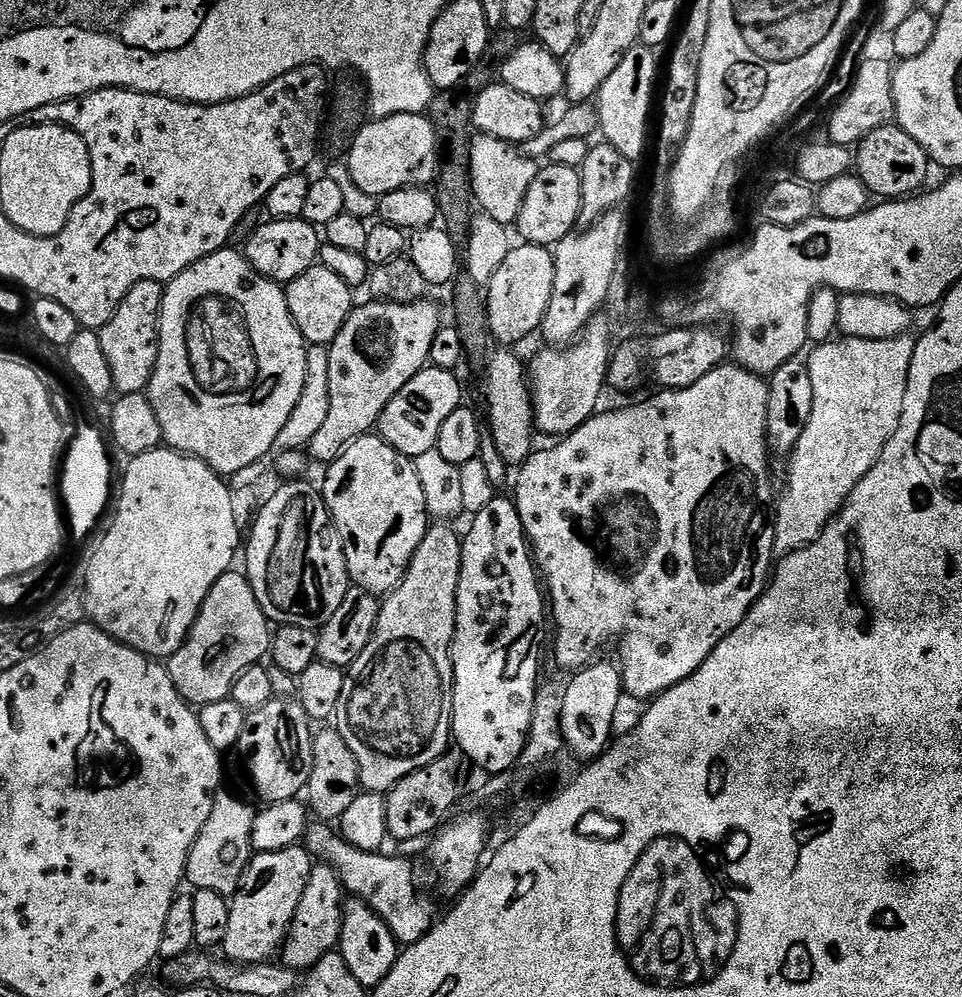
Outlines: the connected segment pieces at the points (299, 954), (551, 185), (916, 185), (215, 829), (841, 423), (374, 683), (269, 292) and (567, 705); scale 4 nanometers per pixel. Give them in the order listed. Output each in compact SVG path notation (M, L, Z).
M317 863L312 869L312 877L308 880L294 922L284 938L282 963L285 968L295 968L297 973L304 974L309 968L313 968L323 956L337 951L342 934L345 903L346 893L338 874L329 864Z
M545 163L534 182L530 182L530 190L526 190L522 210L518 210L515 231L520 231L519 239L525 244L555 246L562 238L573 235L580 218L581 206L582 184L579 171L570 166Z
M889 122L878 130L866 134L866 138L855 145L854 172L868 188L873 197L885 201L899 200L919 193L925 187L924 179L928 176L930 161L926 150L906 134L895 123Z
M221 790L217 792L214 798L214 810L210 810L210 818L206 818L206 826L202 826L202 831L198 838L194 838L194 846L190 846L188 851L188 861L184 875L187 883L193 889L214 890L218 894L229 898L235 896L240 889L240 880L244 876L244 871L248 869L248 862L252 859L252 827L257 809L251 808L240 796L235 796L232 792Z
M912 334L889 340L846 336L815 345L813 352L807 353L814 406L802 438L798 438L786 460L788 485L774 512L777 553L794 552L817 540L828 521L846 503L854 486L876 465L902 418L916 341Z
M436 522L429 527L428 533L422 538L406 574L402 578L400 585L394 591L387 593L383 597L378 614L378 622L370 642L366 642L366 650L358 654L358 658L347 668L344 674L344 685L342 686L342 698L338 698L338 710L334 717L335 731L350 746L354 758L358 762L360 771L360 787L365 792L378 792L387 794L402 778L430 766L445 752L449 751L450 741L452 740L452 639L456 633L456 587L460 577L460 567L462 566L462 550L464 545L461 537L456 536L456 532L444 522Z
M225 246L219 252L194 262L194 266L190 266L182 274L167 281L160 307L158 362L154 366L154 374L148 383L146 395L150 406L154 406L154 414L158 414L158 426L162 426L164 435L163 443L174 452L206 462L206 466L210 466L210 470L217 472L221 478L230 478L245 466L265 459L272 452L274 438L278 438L282 426L290 422L290 414L294 414L294 406L298 406L298 398L302 398L302 390L306 386L306 354L309 345L302 338L290 314L284 294L285 289L281 285L274 280L266 279L265 276L260 276L258 270L248 265L248 258L243 251L236 249L235 252L232 246Z
M601 659L599 662L589 663L579 669L576 676L568 684L568 689L563 689L562 699L559 701L558 709L558 731L565 741L580 740L580 756L584 762L591 762L608 747L613 739L612 727L616 724L616 711L620 708L620 696L622 697L622 681L619 667L608 660Z

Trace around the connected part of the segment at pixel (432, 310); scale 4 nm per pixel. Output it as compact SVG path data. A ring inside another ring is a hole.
M373 299L372 304L353 307L346 318L342 330L338 330L338 338L328 348L330 358L330 418L318 429L318 434L308 443L307 451L321 466L327 466L344 453L348 445L360 436L367 436L380 423L382 410L429 363L430 346L434 342L434 334L442 326L440 308L431 304L431 299L416 300L412 304L390 304L386 300Z

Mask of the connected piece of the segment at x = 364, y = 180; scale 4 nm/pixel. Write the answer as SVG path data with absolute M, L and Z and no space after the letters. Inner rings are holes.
M415 112L414 114L394 114L393 116L387 116L381 120L373 119L371 122L365 123L361 127L360 131L352 137L350 141L350 147L352 149L348 152L348 161L346 161L346 167L351 178L351 187L356 187L358 191L365 192L368 196L373 196L373 198L379 198L386 194L390 194L392 191L402 190L403 188L421 188L431 185L436 179L436 174L438 171L438 159L436 160L436 140L438 144L438 133L432 126L432 121L427 115Z

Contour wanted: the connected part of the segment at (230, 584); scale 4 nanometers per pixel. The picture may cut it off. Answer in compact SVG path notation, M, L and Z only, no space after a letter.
M225 572L200 607L188 641L172 656L166 667L178 694L193 706L222 702L232 695L232 687L242 670L253 668L269 655L272 642L270 621L262 610L247 575Z

